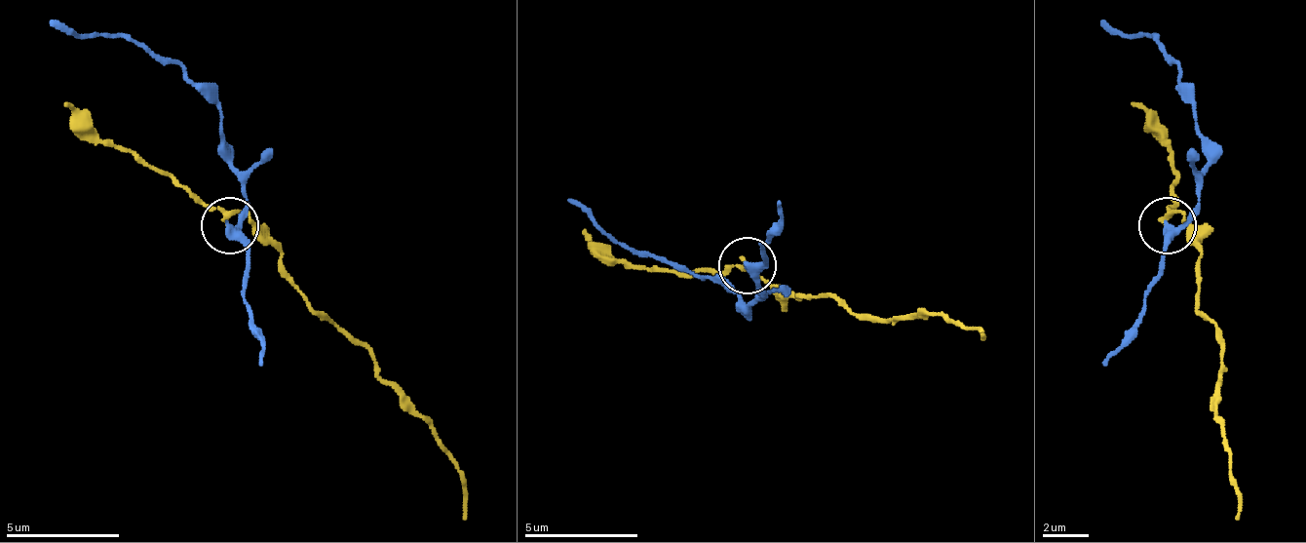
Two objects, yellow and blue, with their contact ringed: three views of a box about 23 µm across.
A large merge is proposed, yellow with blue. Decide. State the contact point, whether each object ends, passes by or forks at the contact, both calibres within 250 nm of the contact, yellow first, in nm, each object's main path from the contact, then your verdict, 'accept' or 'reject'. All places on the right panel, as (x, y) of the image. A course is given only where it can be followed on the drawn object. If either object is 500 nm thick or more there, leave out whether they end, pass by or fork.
place (1168, 225); yellow passes by; blue passes by; calibres 180 and 320 nm; course yellow (1166, 227), (1171, 215), (1183, 215), (1200, 255), (1200, 312), (1223, 346), (1217, 421), (1234, 484), (1234, 518); course blue (1166, 227), (1200, 198), (1206, 153), (1194, 96), (1154, 39), (1103, 21); reject

